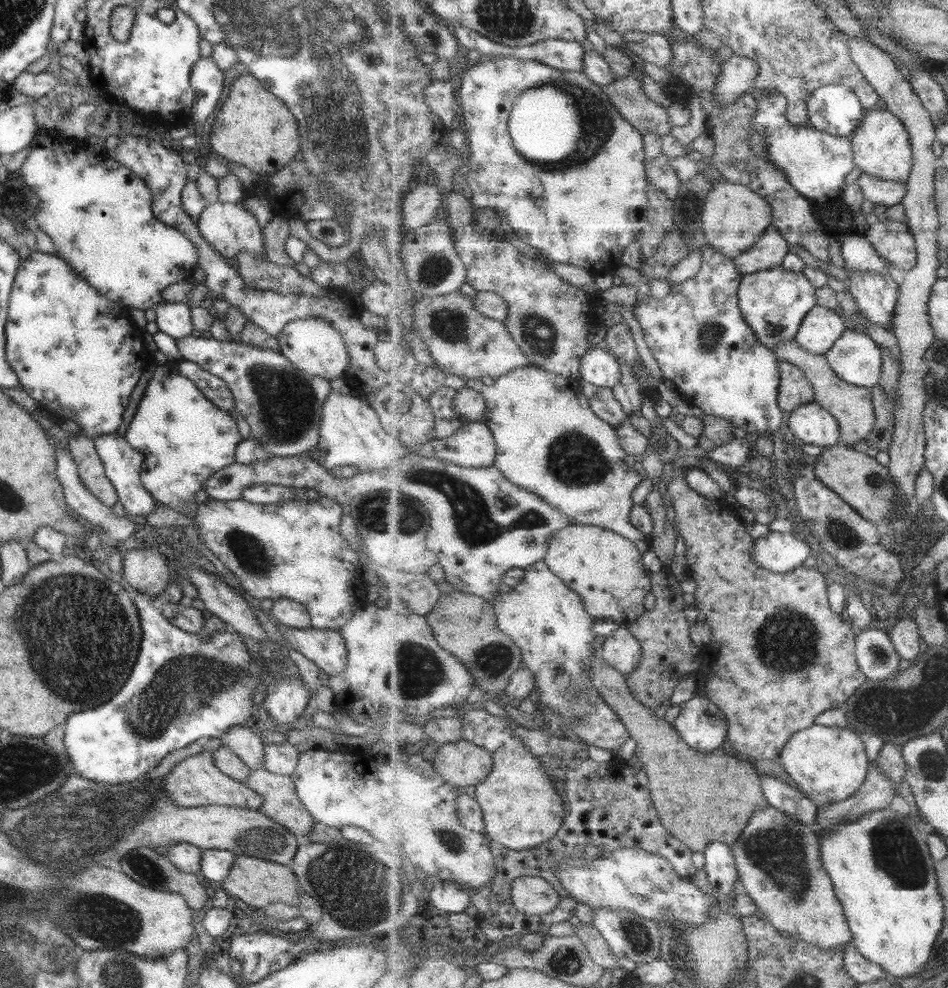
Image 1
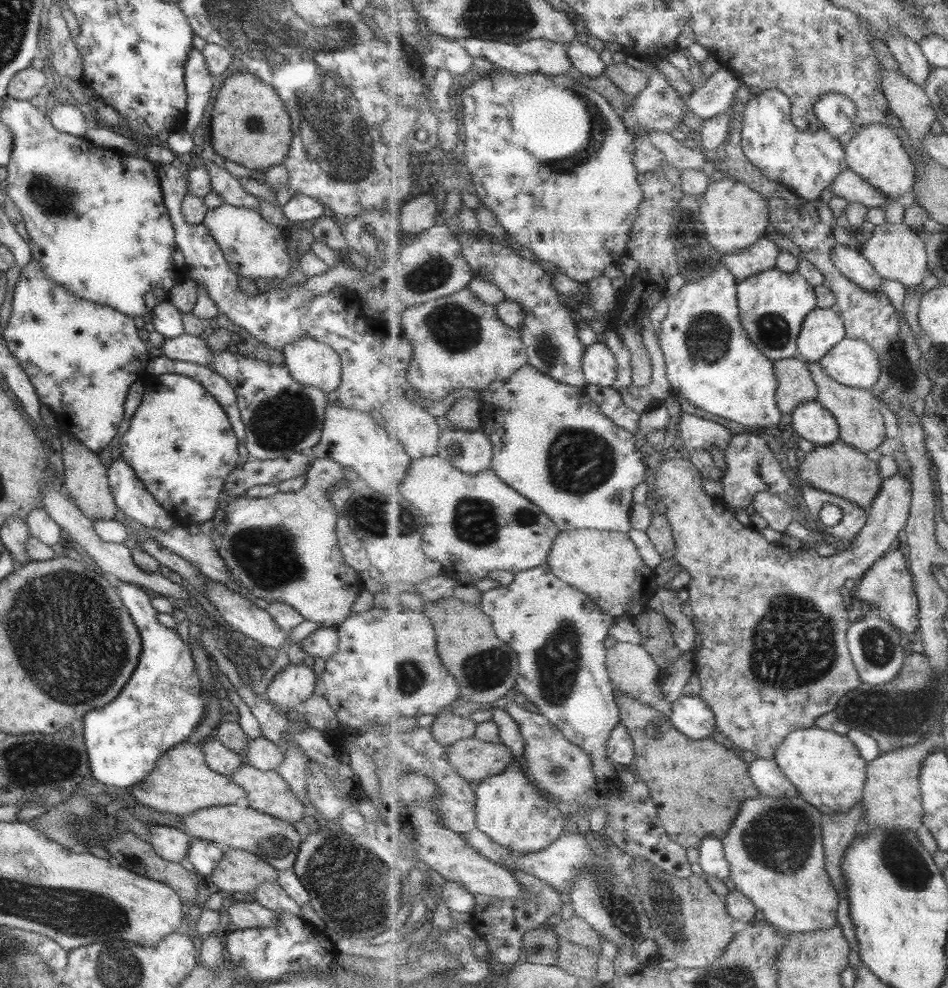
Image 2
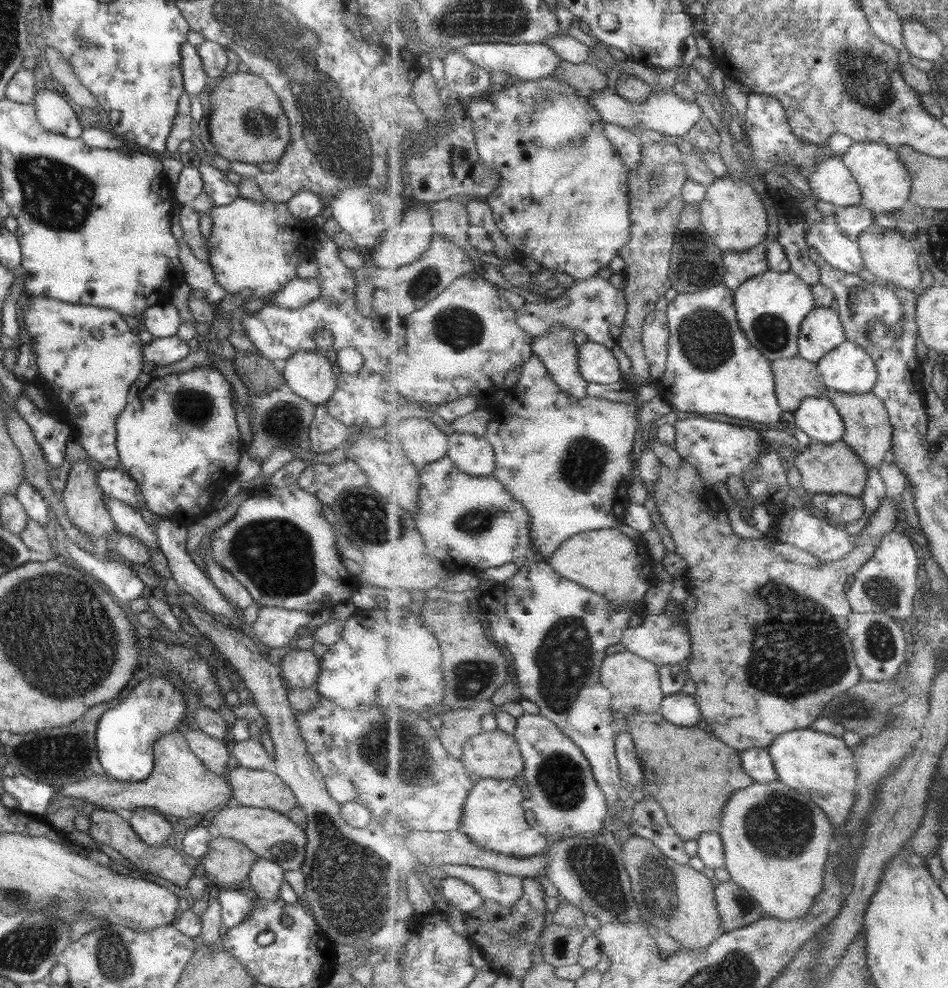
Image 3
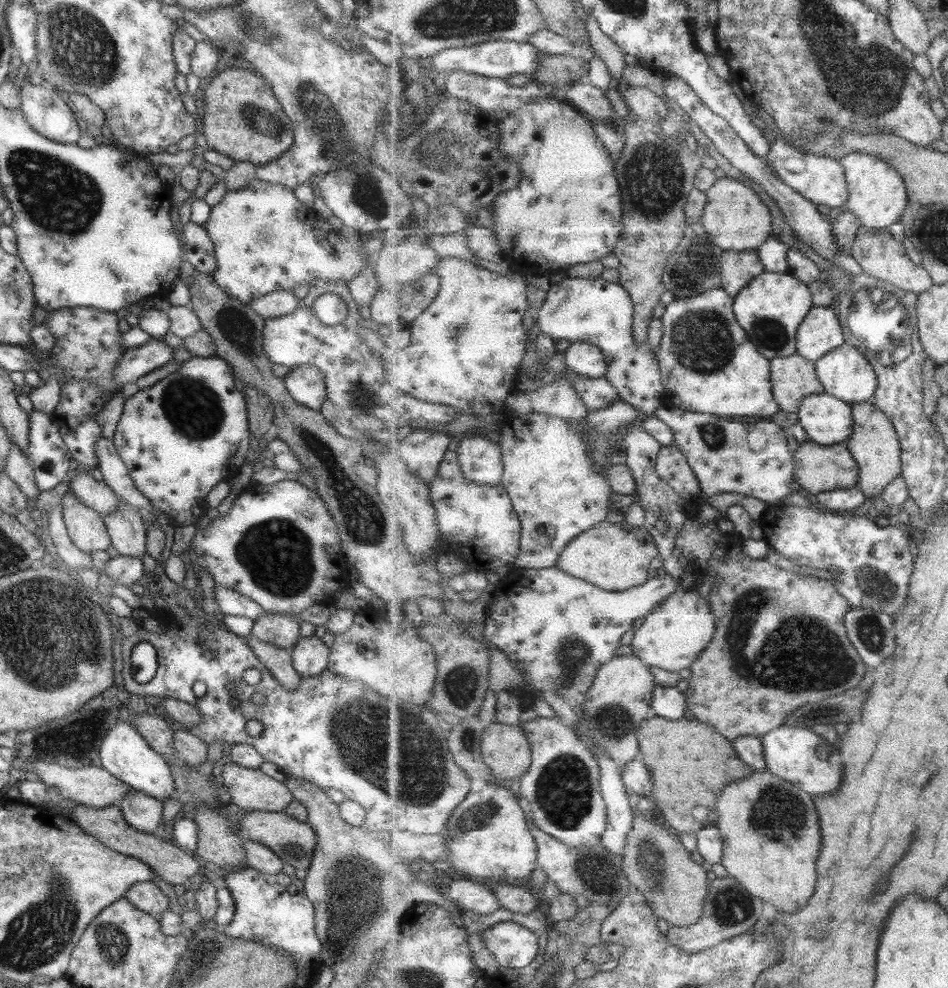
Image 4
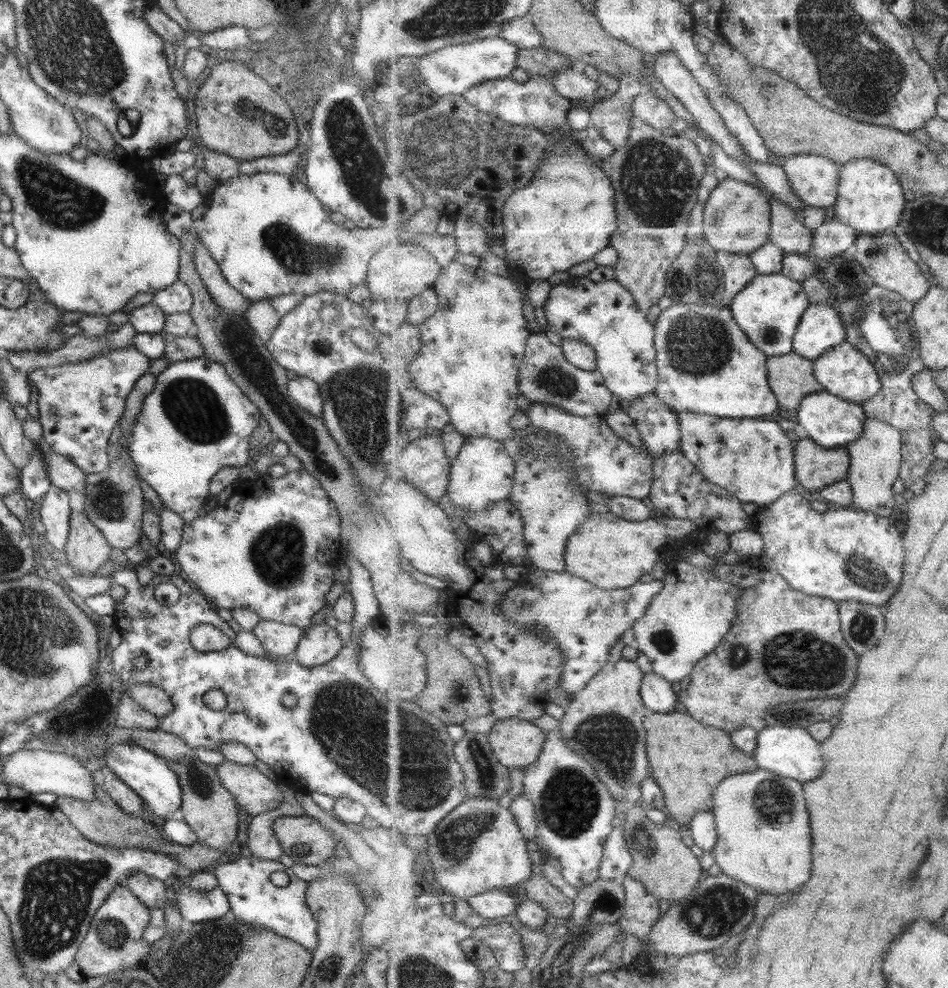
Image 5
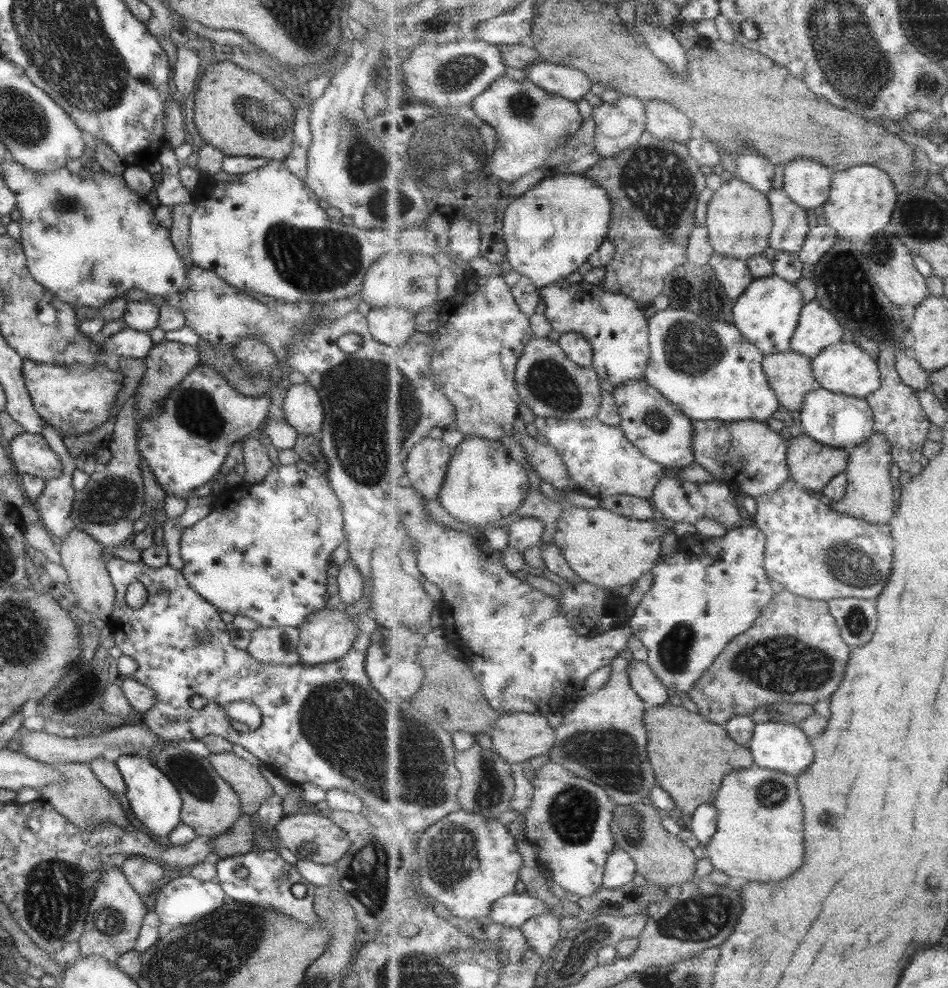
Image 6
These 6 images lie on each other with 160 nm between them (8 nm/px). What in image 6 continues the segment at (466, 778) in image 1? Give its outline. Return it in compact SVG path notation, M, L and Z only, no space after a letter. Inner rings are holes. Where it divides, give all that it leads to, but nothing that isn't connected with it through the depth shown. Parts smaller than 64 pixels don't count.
M517 712L500 718L489 735L492 746L511 764L549 754L556 741L556 729L545 715Z

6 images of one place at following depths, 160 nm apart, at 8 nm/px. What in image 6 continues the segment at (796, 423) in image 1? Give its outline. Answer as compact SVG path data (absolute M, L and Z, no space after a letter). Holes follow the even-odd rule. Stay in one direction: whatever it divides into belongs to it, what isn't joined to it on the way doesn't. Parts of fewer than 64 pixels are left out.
M821 387L807 393L800 413L799 430L821 444L851 450L863 444L875 432L874 409L867 402L855 396L847 396Z

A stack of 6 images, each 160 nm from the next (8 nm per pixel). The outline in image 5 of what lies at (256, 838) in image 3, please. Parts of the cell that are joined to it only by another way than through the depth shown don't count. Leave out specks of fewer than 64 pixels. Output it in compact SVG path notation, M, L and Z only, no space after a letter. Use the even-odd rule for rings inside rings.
M279 815L272 820L271 830L282 853L295 864L321 865L335 856L334 834L311 817Z

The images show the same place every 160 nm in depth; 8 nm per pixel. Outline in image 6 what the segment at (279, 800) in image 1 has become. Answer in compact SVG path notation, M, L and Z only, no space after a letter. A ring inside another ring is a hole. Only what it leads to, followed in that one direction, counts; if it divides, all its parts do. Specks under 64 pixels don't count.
M233 752L207 756L214 771L239 797L242 814L251 815L259 805L273 795L261 769L253 767Z

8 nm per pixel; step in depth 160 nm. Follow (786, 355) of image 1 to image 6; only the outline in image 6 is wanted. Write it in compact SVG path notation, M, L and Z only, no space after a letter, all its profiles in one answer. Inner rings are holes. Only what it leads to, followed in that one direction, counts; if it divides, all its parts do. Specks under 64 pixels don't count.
M874 432L869 440L849 450L847 494L843 500L831 502L835 510L871 521L871 524L887 524L895 516L897 502L891 480L891 448L892 444L885 433Z

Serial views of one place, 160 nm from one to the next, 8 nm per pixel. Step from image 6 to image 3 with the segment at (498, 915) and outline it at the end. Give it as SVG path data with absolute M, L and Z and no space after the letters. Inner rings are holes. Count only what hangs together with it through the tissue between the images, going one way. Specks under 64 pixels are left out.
M441 876L441 886L444 898L463 914L477 910L484 903L485 898L477 889L459 878Z

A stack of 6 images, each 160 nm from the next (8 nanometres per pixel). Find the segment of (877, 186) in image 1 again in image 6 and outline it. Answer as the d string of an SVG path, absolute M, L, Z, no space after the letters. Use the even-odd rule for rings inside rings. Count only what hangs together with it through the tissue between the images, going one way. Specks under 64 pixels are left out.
M792 160L784 170L784 192L802 208L813 210L829 200L833 174L818 160Z

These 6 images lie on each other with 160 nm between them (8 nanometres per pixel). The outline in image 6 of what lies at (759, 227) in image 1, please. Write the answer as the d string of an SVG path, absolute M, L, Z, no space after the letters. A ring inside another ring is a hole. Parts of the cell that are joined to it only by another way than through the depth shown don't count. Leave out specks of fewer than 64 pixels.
M734 177L714 192L708 208L706 227L715 252L747 261L755 255L763 254L770 247L770 235L774 227L770 201L766 194Z

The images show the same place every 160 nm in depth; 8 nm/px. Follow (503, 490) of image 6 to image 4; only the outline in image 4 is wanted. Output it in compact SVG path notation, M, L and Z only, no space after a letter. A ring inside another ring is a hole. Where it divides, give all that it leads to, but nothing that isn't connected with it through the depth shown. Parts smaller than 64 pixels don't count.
M471 435L459 437L458 458L467 480L479 484L501 485L503 454L499 443Z

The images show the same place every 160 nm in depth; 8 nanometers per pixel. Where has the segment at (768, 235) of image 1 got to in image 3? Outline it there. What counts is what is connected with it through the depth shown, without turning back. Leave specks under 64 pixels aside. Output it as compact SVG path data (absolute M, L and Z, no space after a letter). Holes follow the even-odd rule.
M766 242L745 252L724 252L726 274L723 283L735 292L746 280L770 270L770 262L767 257Z

